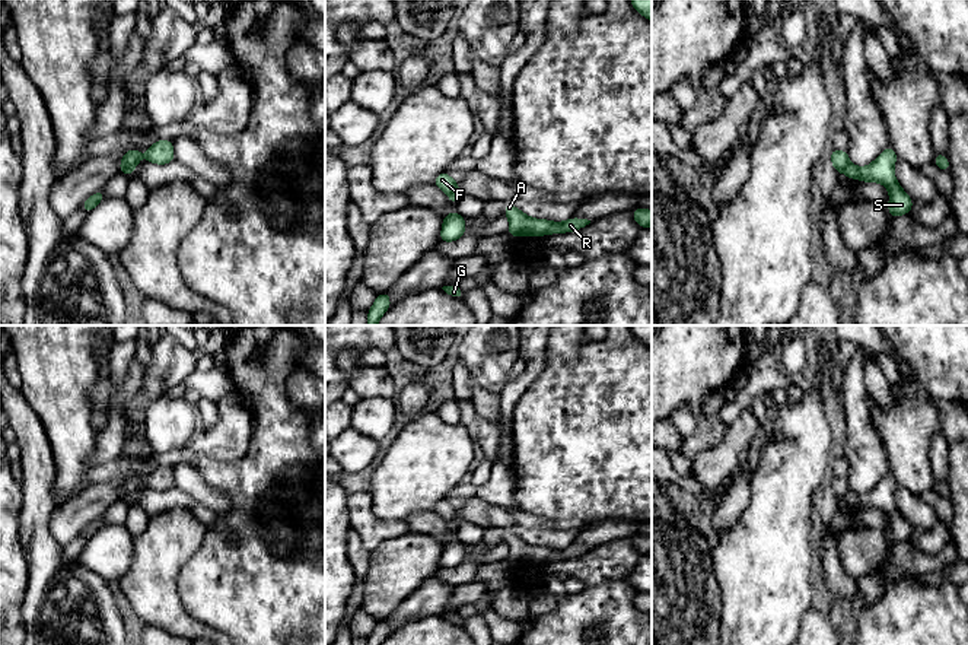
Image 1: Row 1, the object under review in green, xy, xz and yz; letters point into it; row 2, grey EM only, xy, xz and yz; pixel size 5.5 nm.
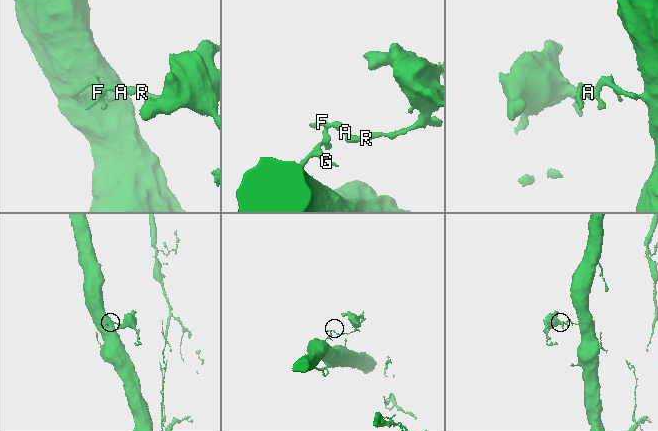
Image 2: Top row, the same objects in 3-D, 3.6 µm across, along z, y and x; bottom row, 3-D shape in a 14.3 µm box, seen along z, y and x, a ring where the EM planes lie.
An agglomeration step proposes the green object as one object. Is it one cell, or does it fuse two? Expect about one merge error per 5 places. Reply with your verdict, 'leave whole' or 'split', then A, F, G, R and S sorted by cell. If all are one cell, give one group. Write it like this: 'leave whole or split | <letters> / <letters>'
split | A F R / G S

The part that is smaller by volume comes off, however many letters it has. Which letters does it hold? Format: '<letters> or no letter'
A, F, R

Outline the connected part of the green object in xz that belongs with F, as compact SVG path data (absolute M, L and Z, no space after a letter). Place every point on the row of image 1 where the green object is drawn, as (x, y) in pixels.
M446 172L439 174L433 184L440 188L442 191L445 191L448 196L453 194L453 193L461 193L459 191L459 184L456 181L453 181L450 178L450 175Z

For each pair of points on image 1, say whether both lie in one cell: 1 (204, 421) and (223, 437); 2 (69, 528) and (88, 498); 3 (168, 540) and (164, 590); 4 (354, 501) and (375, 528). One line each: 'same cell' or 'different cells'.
1: different cells
2: same cell
3: same cell
4: same cell

